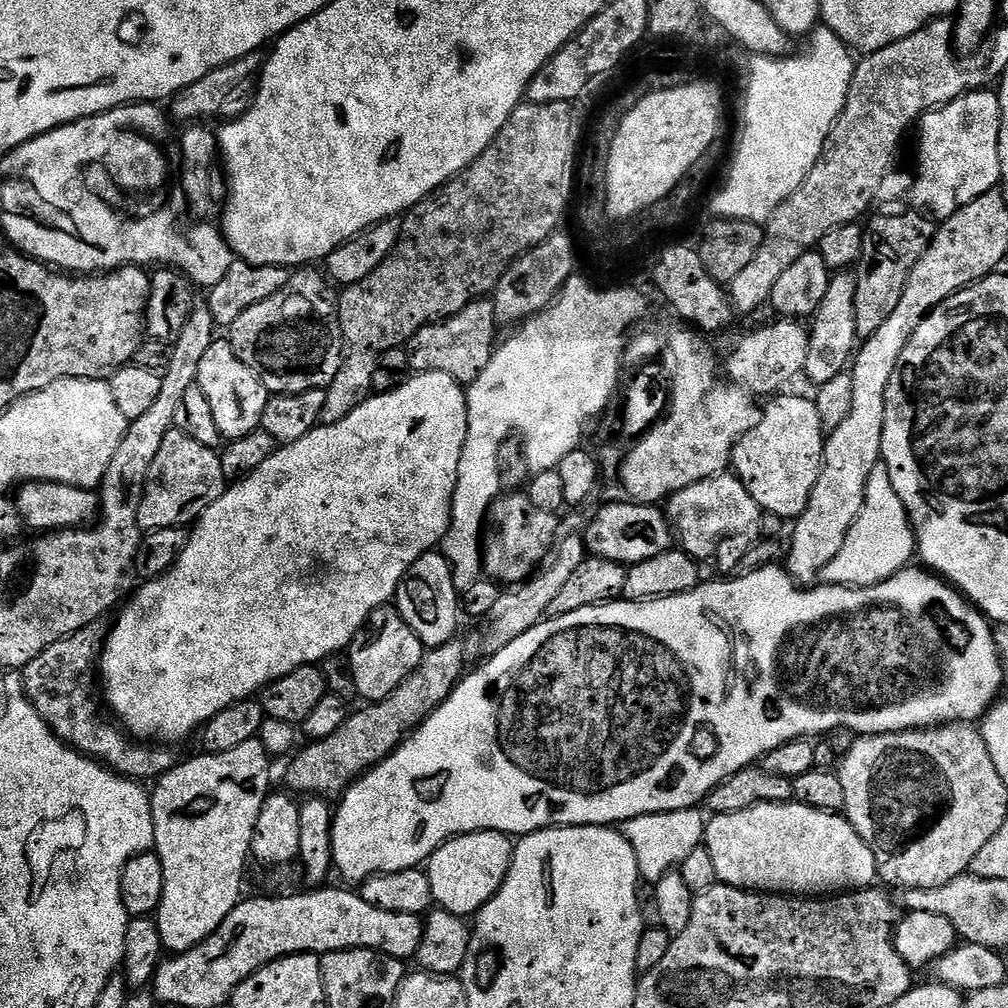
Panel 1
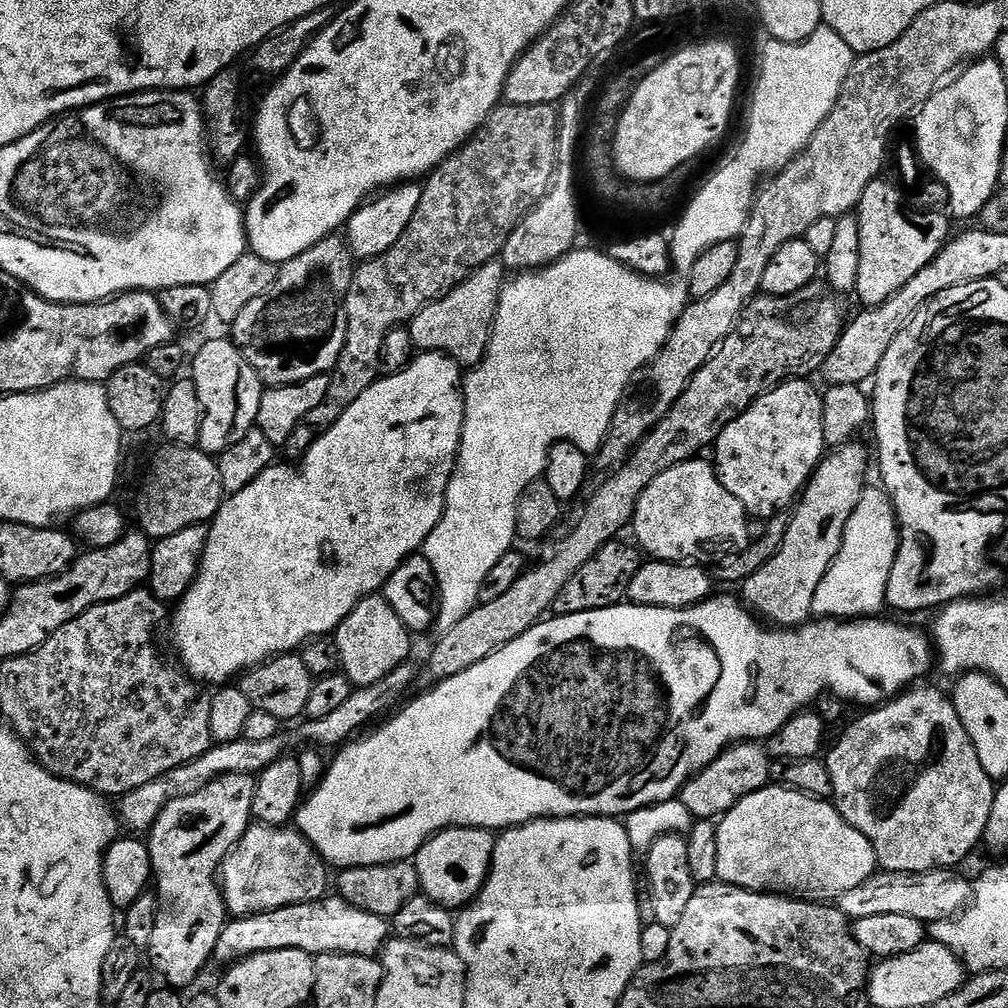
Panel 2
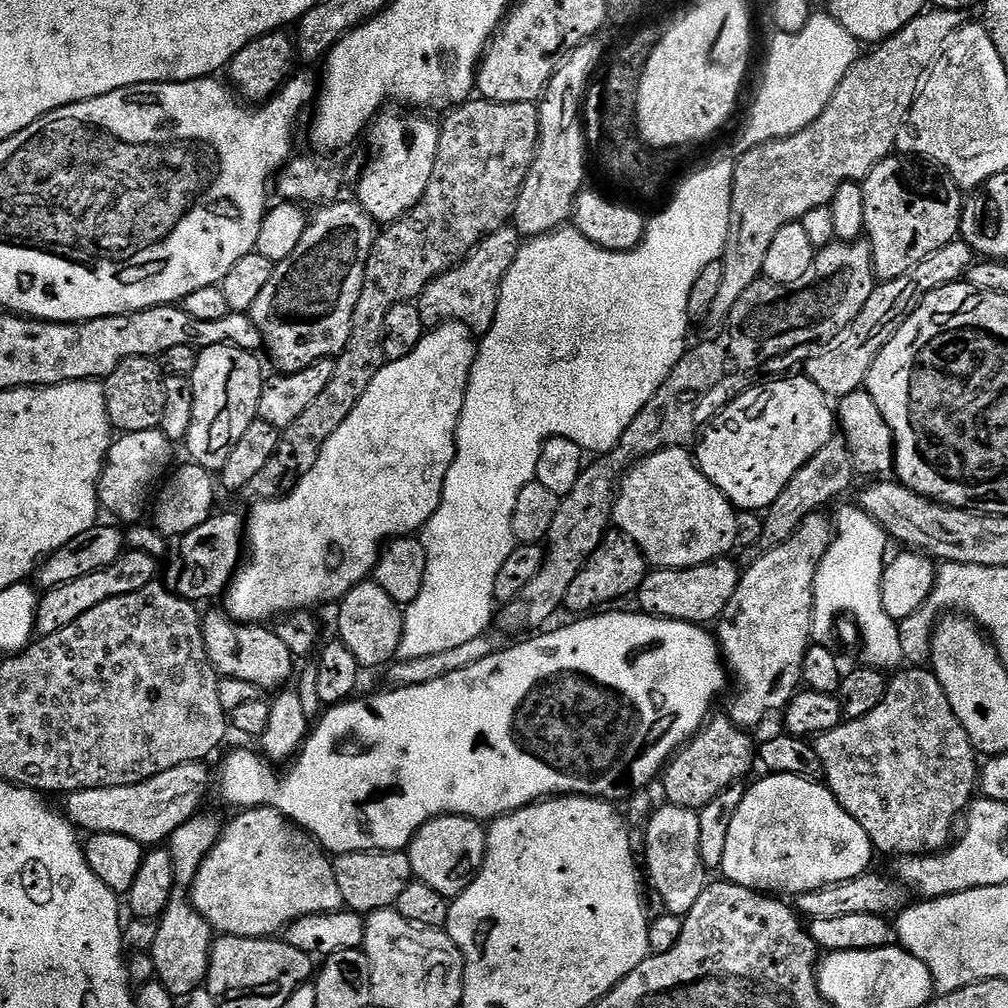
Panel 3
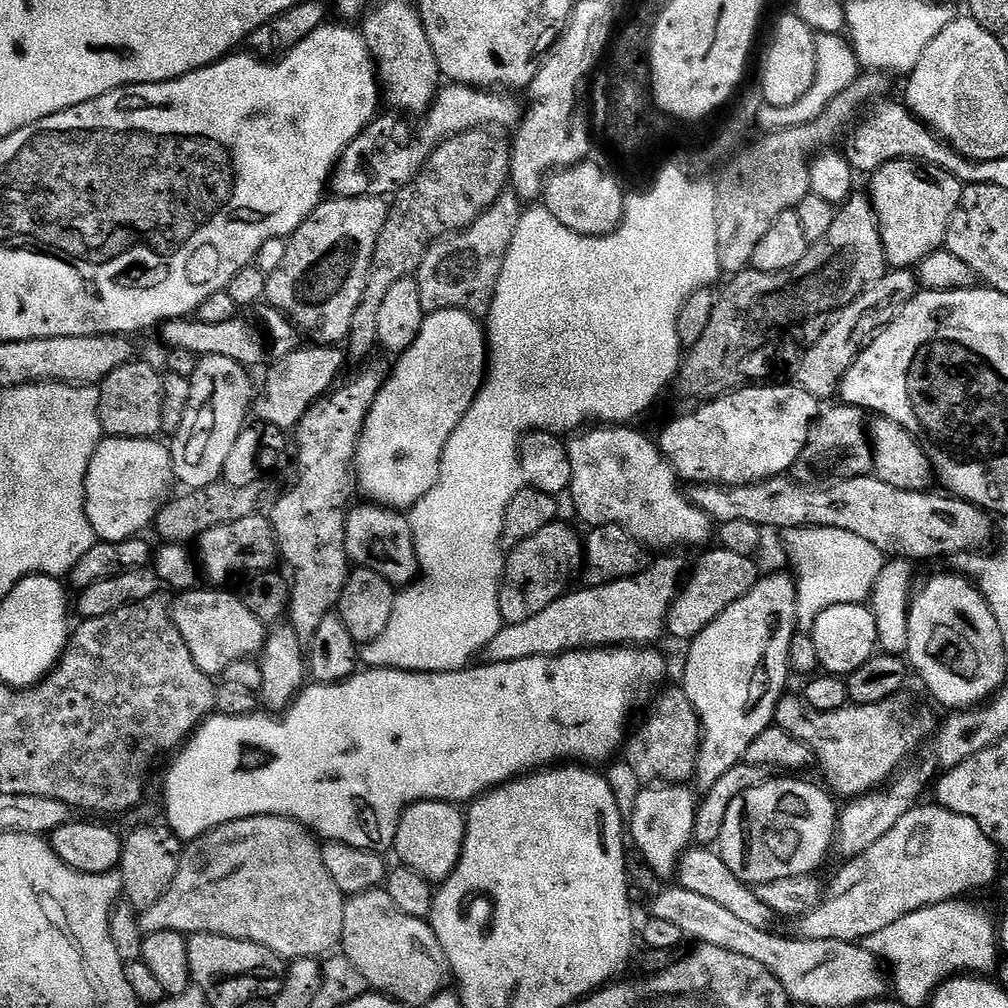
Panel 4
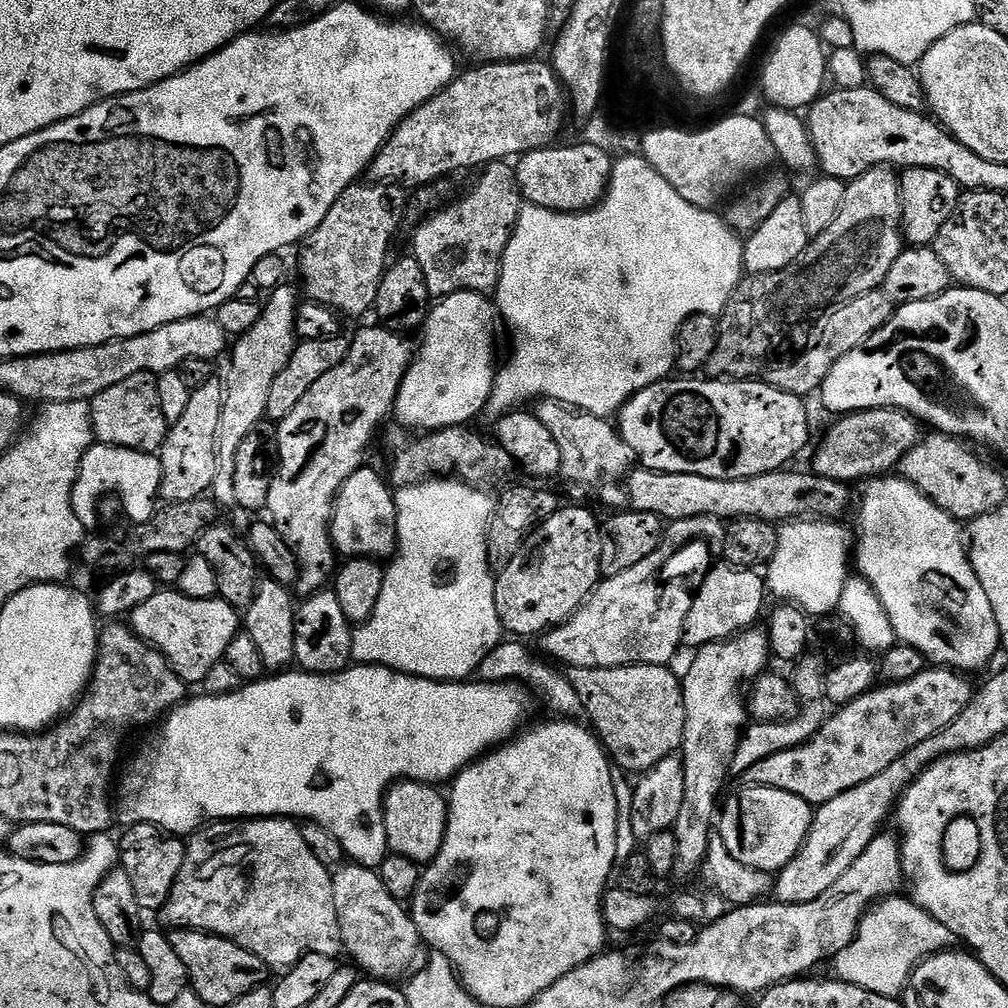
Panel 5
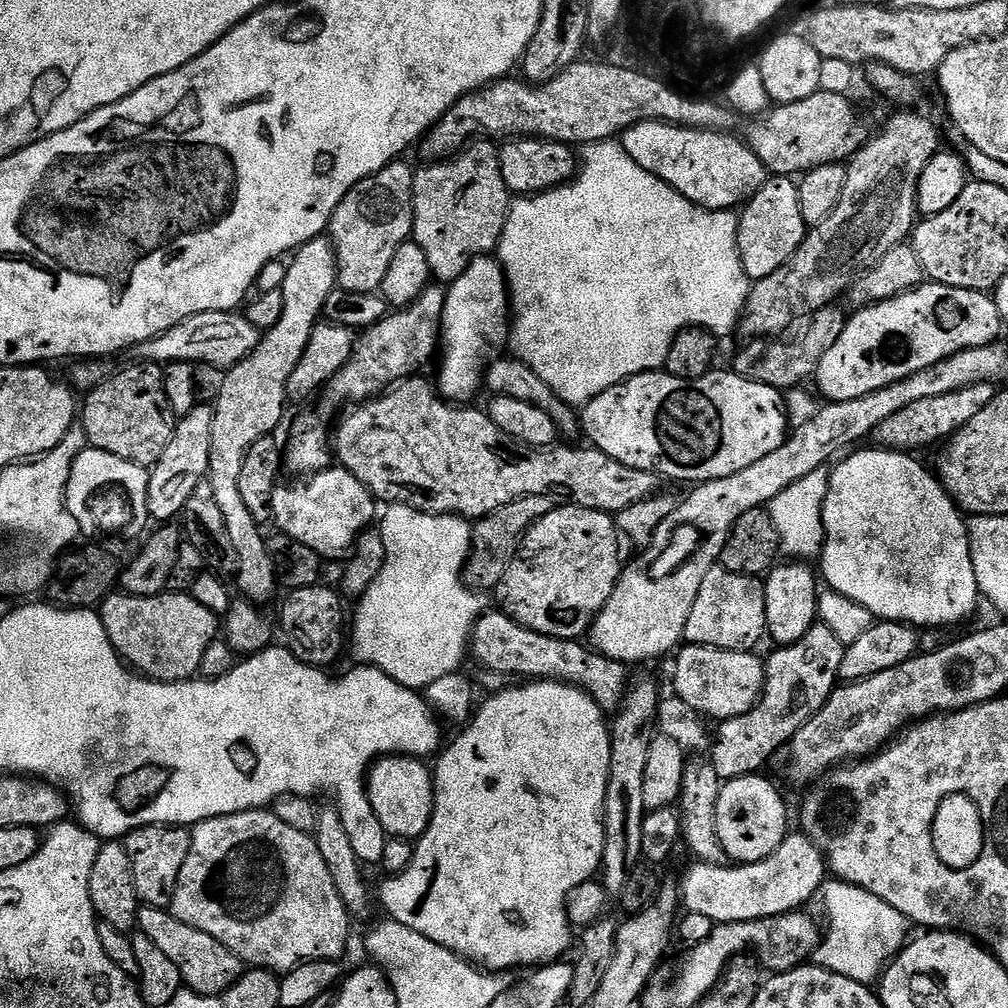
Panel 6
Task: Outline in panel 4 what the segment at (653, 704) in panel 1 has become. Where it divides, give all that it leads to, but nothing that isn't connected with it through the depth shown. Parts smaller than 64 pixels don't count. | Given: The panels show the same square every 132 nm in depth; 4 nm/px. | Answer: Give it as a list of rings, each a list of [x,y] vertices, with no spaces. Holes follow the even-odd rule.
[[[652,646],[589,648],[579,652],[563,652],[560,656],[535,656],[534,658],[522,658],[514,662],[498,662],[497,664],[480,662],[481,664],[477,663],[475,666],[461,668],[458,672],[403,672],[397,668],[368,668],[367,670],[357,671],[356,675],[351,676],[349,680],[343,680],[337,684],[313,683],[311,686],[305,687],[304,691],[293,700],[288,711],[280,715],[253,714],[251,716],[221,716],[219,714],[213,714],[188,737],[184,747],[175,753],[174,759],[176,759],[176,761],[168,768],[168,777],[164,780],[164,816],[168,819],[165,820],[167,827],[171,828],[172,833],[175,834],[181,842],[191,842],[197,840],[199,836],[205,836],[208,832],[214,831],[219,824],[229,824],[235,820],[245,820],[251,816],[284,816],[287,820],[296,820],[299,824],[303,824],[309,832],[315,834],[321,841],[327,842],[330,840],[337,840],[346,846],[358,846],[362,850],[370,850],[371,852],[378,852],[381,854],[387,853],[387,848],[389,851],[396,843],[398,822],[402,818],[404,809],[408,808],[411,804],[417,804],[420,800],[444,800],[448,804],[460,806],[463,805],[463,800],[465,800],[465,802],[471,802],[475,800],[477,796],[482,796],[485,792],[493,788],[498,788],[502,784],[507,784],[510,780],[517,779],[521,774],[531,774],[537,770],[544,770],[549,766],[555,765],[557,762],[575,762],[580,766],[600,766],[596,764],[602,764],[602,766],[607,765],[609,761],[616,756],[614,755],[615,752],[618,751],[619,748],[621,751],[622,745],[625,743],[626,731],[624,732],[624,727],[627,726],[628,719],[632,716],[632,711],[647,698],[648,692],[654,691],[653,693],[655,693],[657,689],[665,683],[665,681],[663,682],[664,656],[660,652],[655,652],[656,650],[657,649]]]

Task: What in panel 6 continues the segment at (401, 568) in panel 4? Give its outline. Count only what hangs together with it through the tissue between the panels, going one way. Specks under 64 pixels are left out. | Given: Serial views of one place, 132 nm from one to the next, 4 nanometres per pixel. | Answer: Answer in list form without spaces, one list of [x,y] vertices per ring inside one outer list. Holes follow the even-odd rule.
[[[329,466],[322,472],[317,472],[311,478],[305,479],[300,484],[288,484],[277,487],[272,499],[272,520],[277,524],[283,535],[302,542],[302,546],[310,546],[325,561],[347,557],[351,553],[358,537],[373,527],[378,516],[378,501],[354,474],[350,474],[339,466]]]

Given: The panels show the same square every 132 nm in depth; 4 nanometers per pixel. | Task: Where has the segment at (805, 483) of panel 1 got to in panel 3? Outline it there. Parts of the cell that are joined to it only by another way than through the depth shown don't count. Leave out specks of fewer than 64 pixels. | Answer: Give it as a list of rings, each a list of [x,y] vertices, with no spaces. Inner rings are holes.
[[[788,376],[785,380],[772,380],[757,388],[756,385],[749,386],[745,392],[725,404],[701,431],[694,448],[694,459],[702,474],[706,474],[706,478],[718,486],[733,508],[760,514],[772,505],[782,490],[786,490],[786,482],[790,482],[790,478],[794,478],[794,474],[798,474],[798,470],[802,470],[802,466],[810,462],[810,458],[814,458],[814,454],[818,454],[826,442],[832,440],[837,424],[830,397],[822,394],[822,390],[818,390],[818,386],[814,386],[807,376]]]

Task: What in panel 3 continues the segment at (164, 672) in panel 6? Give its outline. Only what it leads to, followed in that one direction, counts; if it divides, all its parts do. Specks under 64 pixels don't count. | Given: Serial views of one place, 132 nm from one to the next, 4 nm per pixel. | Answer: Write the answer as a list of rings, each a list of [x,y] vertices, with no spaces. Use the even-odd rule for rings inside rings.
[[[217,612],[205,615],[202,620],[204,649],[216,675],[226,680],[238,678],[238,682],[250,682],[250,686],[258,686],[264,694],[283,689],[292,676],[294,658],[282,638],[271,627],[242,624]]]

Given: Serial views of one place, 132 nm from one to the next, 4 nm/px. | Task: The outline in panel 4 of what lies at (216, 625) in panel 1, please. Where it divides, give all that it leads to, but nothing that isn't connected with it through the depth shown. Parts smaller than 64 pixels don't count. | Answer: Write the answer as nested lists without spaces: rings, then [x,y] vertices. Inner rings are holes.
[[[462,310],[429,312],[414,346],[399,353],[397,360],[396,373],[385,379],[364,423],[356,447],[354,480],[365,501],[410,510],[438,482],[446,442],[486,383],[485,325]]]

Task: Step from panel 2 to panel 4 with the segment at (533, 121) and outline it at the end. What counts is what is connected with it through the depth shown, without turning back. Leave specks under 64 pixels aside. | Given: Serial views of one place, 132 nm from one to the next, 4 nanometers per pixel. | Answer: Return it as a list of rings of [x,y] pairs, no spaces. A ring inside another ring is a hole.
[[[477,130],[475,132],[463,132],[457,136],[451,136],[449,140],[444,140],[439,146],[433,150],[432,157],[424,163],[424,169],[421,170],[416,179],[406,187],[401,188],[399,192],[395,193],[394,199],[391,201],[388,217],[386,218],[386,226],[378,234],[378,242],[374,246],[374,258],[372,259],[372,269],[368,272],[368,281],[366,282],[366,290],[362,294],[362,302],[358,302],[358,310],[354,310],[354,322],[350,322],[350,334],[346,341],[346,352],[349,357],[352,356],[356,362],[364,362],[369,359],[368,356],[372,351],[377,351],[378,348],[378,306],[382,306],[382,298],[386,298],[386,290],[390,290],[390,286],[394,286],[394,282],[402,282],[409,279],[419,268],[422,258],[428,253],[428,247],[437,240],[443,240],[446,236],[451,236],[454,232],[461,232],[463,228],[470,227],[485,210],[492,205],[493,202],[500,196],[503,196],[506,189],[509,187],[510,181],[508,175],[510,174],[510,154],[512,153],[509,141],[503,140],[503,135],[497,134],[492,130]]]

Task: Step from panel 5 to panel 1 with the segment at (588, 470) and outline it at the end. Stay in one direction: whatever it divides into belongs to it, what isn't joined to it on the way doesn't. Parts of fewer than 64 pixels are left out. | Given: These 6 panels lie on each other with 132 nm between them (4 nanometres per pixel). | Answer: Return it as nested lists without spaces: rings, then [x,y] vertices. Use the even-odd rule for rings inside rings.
[[[734,474],[711,476],[702,482],[694,482],[682,490],[678,490],[666,501],[666,515],[672,531],[678,537],[679,547],[687,556],[697,562],[713,560],[720,568],[736,568],[742,557],[749,555],[756,542],[761,539],[759,522],[761,508],[754,498],[750,498],[750,490],[742,486],[742,482]]]

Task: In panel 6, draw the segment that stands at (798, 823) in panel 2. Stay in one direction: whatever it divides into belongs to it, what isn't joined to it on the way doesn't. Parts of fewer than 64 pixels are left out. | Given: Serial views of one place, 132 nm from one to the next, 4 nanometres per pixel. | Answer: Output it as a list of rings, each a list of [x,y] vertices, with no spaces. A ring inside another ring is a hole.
[[[764,774],[743,776],[727,781],[721,787],[716,815],[718,838],[724,847],[724,855],[737,864],[753,864],[778,850],[778,846],[790,835],[788,808],[780,792],[764,777]]]

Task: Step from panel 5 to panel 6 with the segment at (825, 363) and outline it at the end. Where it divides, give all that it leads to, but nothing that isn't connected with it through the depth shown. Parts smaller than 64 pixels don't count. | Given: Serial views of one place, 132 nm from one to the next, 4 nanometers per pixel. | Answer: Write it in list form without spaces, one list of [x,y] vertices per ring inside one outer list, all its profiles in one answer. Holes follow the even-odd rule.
[[[829,306],[811,313],[810,318],[805,319],[803,323],[787,338],[776,338],[771,342],[760,338],[749,339],[745,343],[748,345],[736,356],[735,372],[747,380],[781,390],[796,390],[803,385],[800,384],[803,380],[811,381],[826,350],[830,350],[830,346],[838,342],[846,323],[846,312],[843,312],[840,306]],[[788,338],[789,340],[784,340]]]

